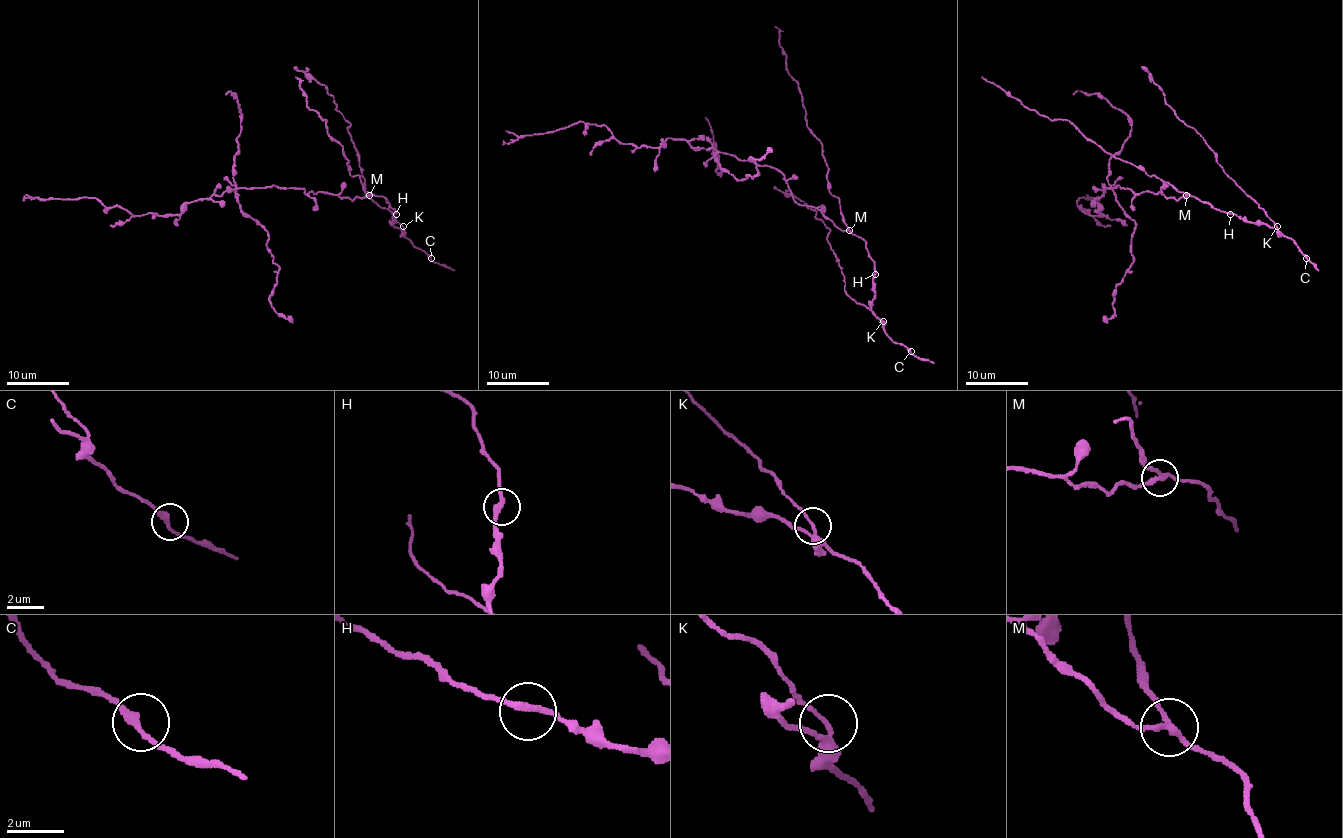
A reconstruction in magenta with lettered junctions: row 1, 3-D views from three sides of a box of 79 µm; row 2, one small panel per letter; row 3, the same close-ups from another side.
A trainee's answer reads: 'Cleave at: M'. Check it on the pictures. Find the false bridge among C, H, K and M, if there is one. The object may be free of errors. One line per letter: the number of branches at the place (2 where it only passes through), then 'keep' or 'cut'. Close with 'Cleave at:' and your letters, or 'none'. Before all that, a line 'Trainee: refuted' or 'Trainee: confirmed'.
Trainee: confirmed
C: branches 2; keep
H: branches 2; keep
K: branches 3; keep
M: branches 3; cut
Cleave at: M

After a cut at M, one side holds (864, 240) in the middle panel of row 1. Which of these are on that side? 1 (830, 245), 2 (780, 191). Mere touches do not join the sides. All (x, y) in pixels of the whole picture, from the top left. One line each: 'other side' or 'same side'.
1: same side
2: same side

